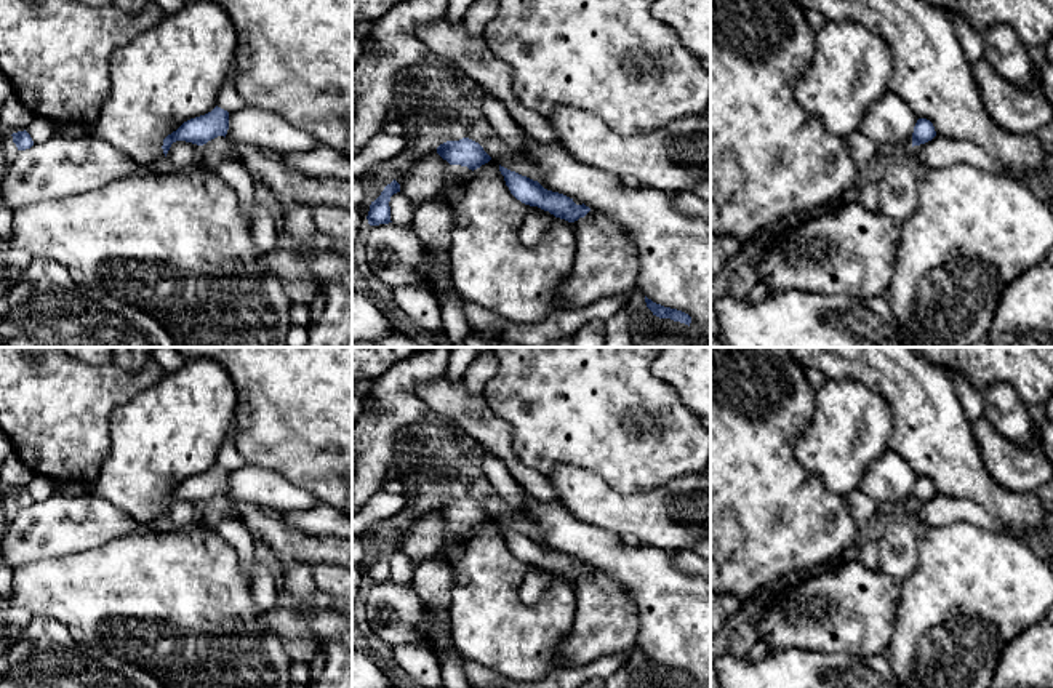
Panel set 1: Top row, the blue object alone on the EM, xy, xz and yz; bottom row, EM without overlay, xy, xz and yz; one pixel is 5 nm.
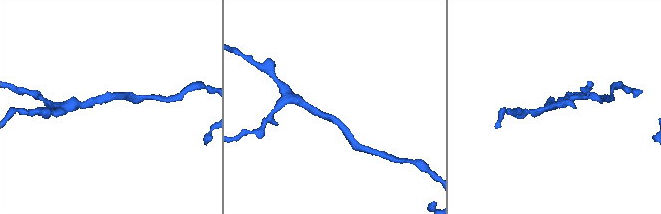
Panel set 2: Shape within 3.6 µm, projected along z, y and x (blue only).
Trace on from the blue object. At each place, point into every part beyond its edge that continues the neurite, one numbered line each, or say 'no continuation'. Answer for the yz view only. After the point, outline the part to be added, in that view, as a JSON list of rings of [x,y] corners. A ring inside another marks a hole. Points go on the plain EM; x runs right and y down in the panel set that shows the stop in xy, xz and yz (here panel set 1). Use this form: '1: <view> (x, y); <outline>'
no continuation

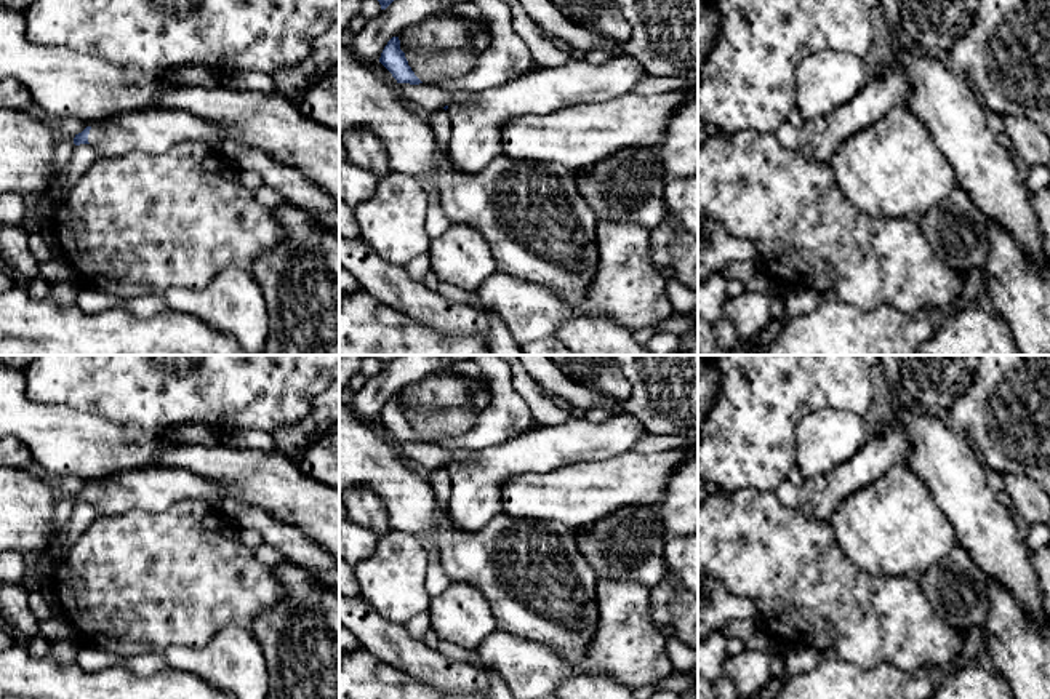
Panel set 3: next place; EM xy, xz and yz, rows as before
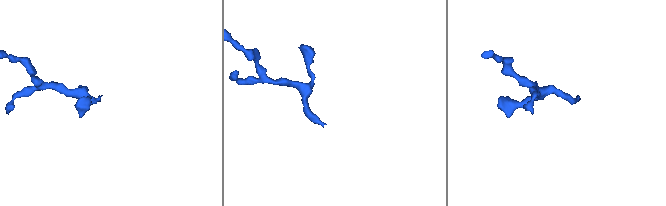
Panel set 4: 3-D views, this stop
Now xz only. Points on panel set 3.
1: xz (477, 482); [[[573,414],[560,425],[531,429],[511,440],[474,451],[467,459],[448,464],[451,494],[447,510],[455,528],[461,531],[477,531],[491,518],[503,513],[503,485],[520,473],[544,473],[559,467],[567,467],[581,461],[605,461],[634,449],[648,432],[634,416],[611,416],[603,422],[591,422]]]

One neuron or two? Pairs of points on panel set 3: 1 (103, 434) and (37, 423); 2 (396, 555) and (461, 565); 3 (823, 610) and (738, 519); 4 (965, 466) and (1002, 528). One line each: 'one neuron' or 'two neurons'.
1: one neuron
2: two neurons
3: one neuron
4: one neuron

